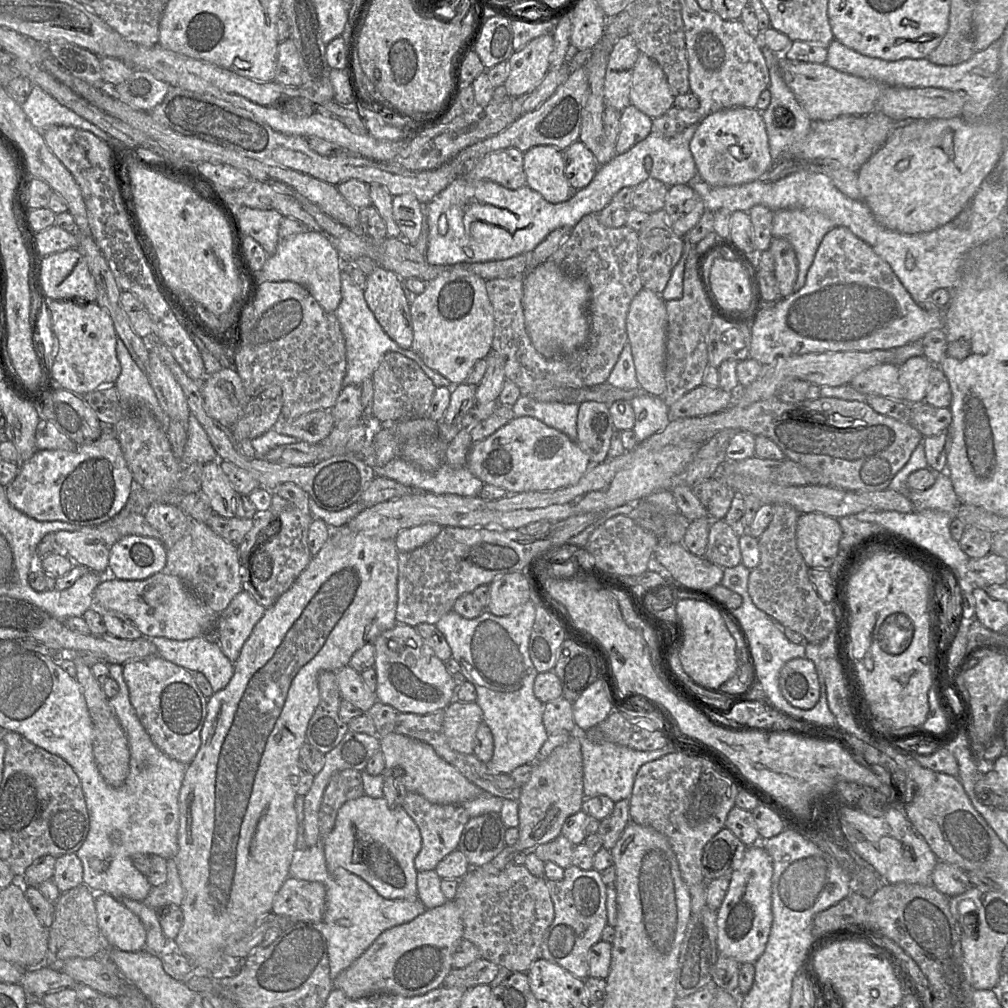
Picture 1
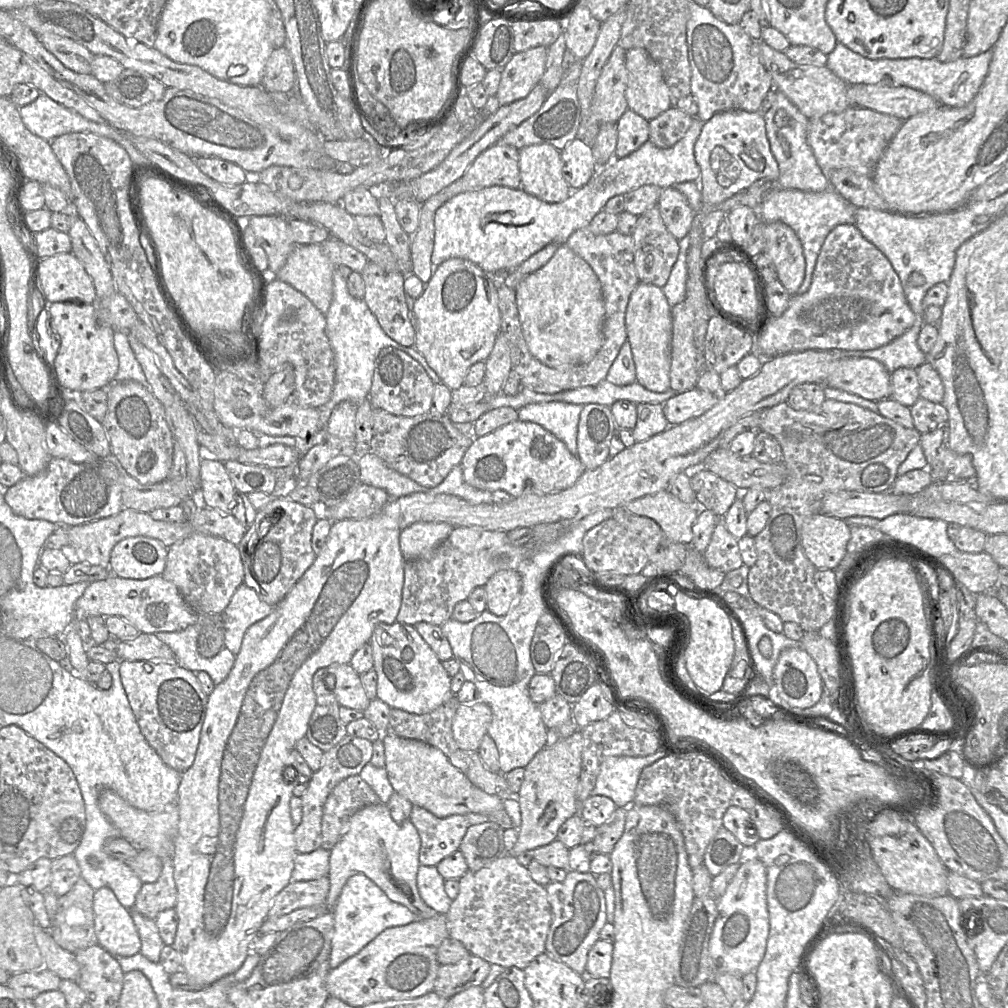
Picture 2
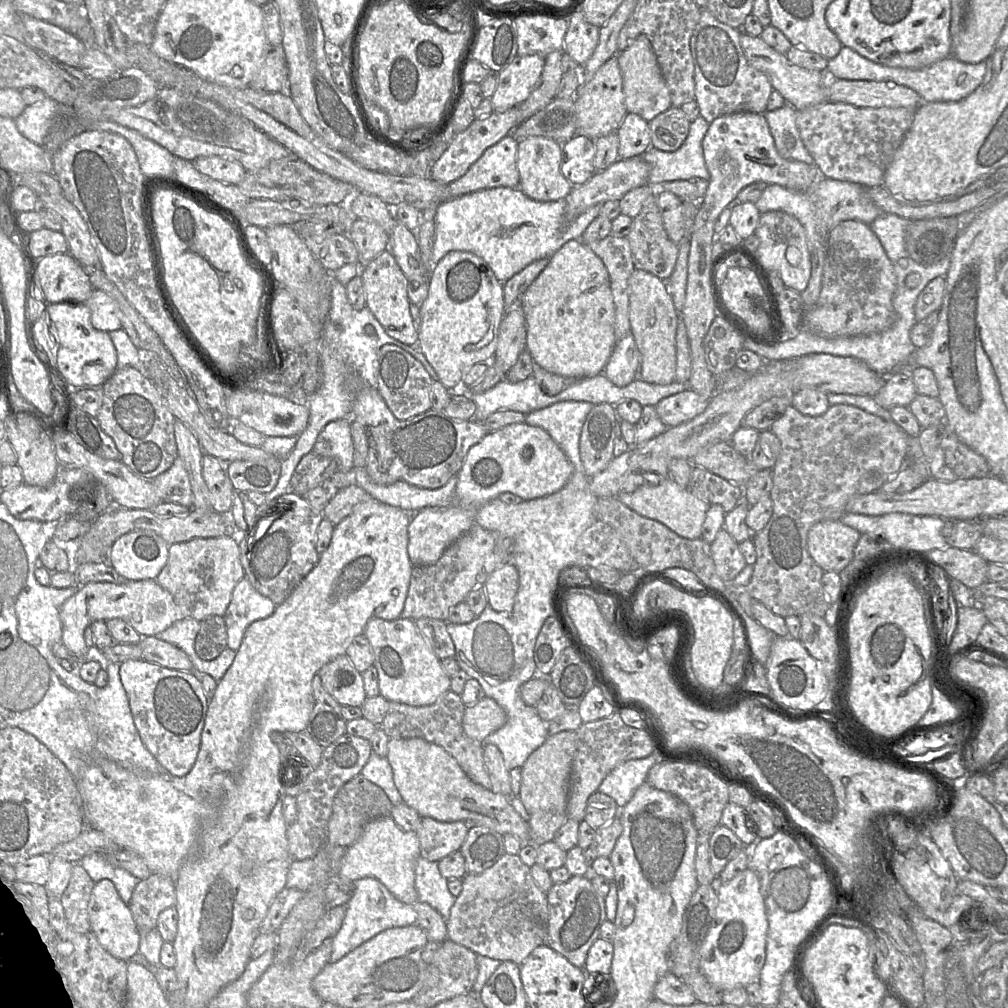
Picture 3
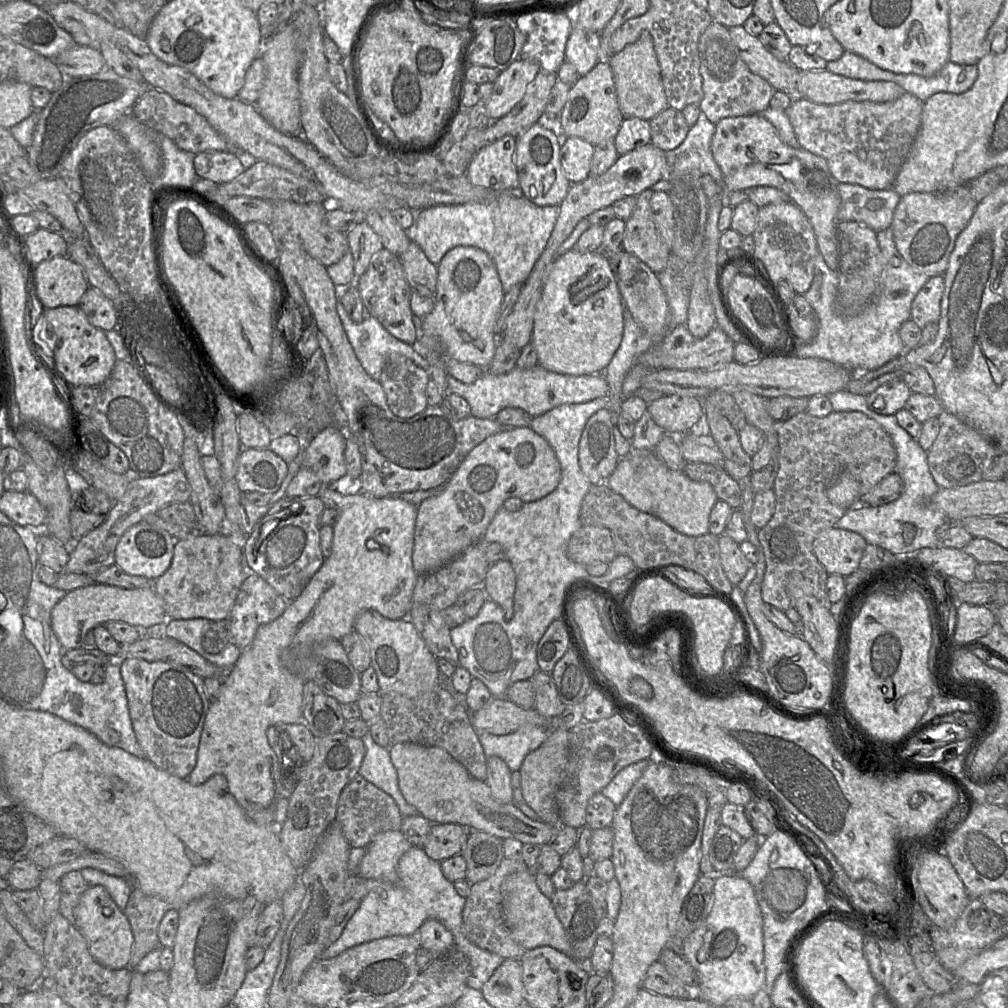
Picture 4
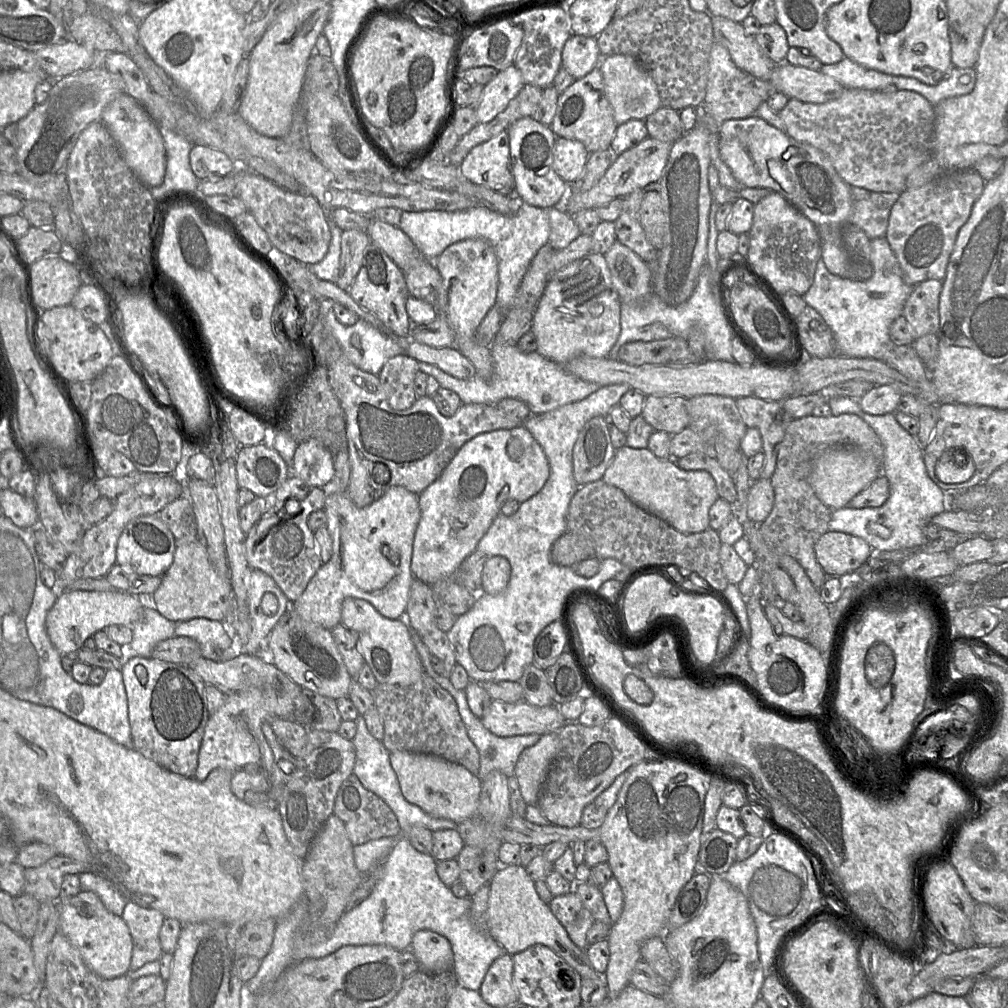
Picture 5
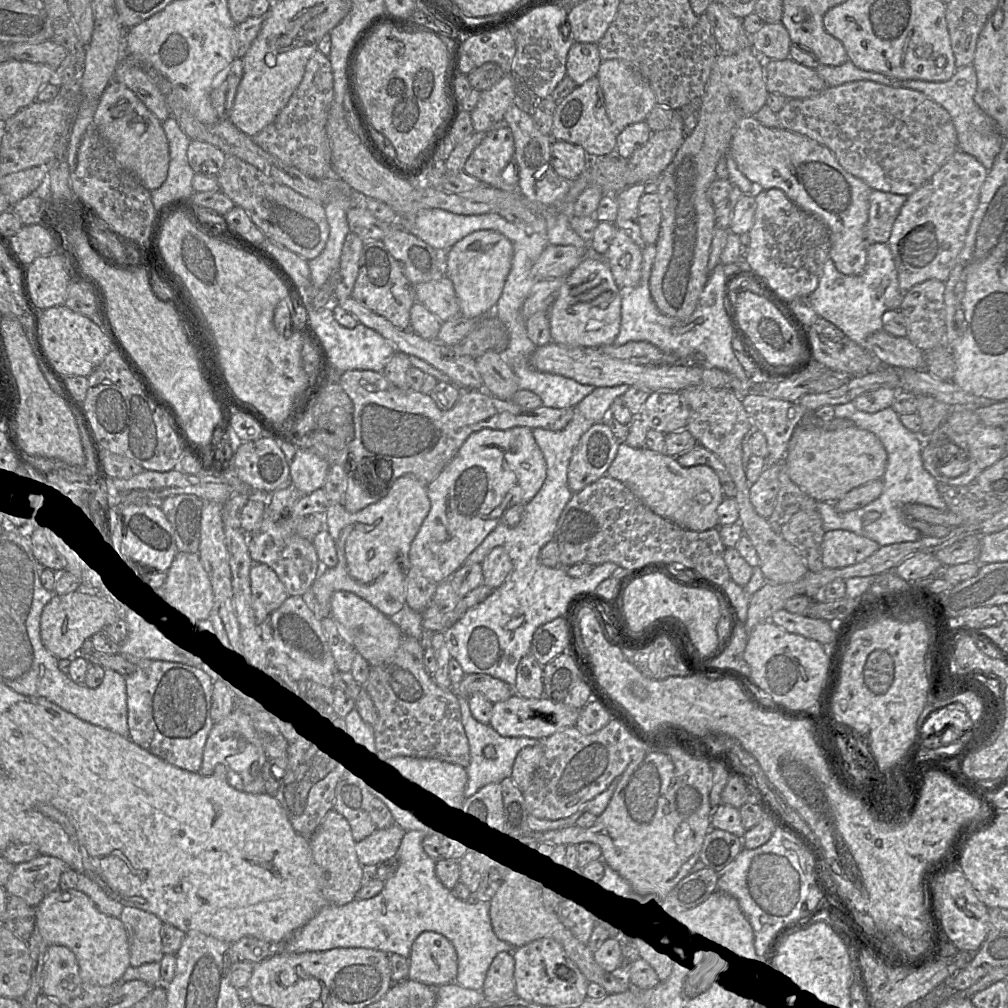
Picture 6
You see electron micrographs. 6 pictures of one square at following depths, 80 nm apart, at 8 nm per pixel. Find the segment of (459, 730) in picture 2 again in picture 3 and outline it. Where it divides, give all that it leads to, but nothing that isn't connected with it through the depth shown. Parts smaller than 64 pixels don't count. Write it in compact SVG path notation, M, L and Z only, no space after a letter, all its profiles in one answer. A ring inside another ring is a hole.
M485 697L477 704L466 707L462 727L468 737L482 742L503 727L506 721L505 710L494 699Z

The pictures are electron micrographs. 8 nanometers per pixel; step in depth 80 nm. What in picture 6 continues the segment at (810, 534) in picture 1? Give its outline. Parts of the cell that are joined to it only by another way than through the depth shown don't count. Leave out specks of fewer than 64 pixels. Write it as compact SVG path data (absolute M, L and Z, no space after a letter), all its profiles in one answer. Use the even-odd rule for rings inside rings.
M832 530L824 534L821 544L822 562L826 568L843 568L873 555L881 546L848 530Z

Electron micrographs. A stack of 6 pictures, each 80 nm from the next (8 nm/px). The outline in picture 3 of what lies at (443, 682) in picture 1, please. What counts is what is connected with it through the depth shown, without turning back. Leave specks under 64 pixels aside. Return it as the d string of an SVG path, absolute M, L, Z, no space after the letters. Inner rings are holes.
M373 617L365 627L364 636L372 647L373 666L378 672L379 695L389 702L428 706L450 690L451 677L444 671L441 660L419 632L414 621L407 618L387 621Z

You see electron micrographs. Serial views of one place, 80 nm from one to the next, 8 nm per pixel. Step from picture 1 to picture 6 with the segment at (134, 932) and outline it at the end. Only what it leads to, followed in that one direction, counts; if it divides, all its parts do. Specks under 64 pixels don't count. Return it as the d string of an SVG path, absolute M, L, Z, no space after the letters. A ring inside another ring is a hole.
M58 887L46 895L35 906L35 926L49 946L62 945L73 951L78 961L80 976L90 984L107 986L122 981L122 975L130 966L128 935L123 922L118 917L100 912L93 901L77 889L64 890Z

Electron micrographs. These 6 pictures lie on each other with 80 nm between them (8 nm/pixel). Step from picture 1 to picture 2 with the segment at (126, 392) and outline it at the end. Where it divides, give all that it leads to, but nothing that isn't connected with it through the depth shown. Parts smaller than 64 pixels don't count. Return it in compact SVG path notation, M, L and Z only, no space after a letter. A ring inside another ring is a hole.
M114 332L114 347L119 360L119 367L114 377L114 382L136 381L148 388L148 382L144 372L130 347L128 332Z

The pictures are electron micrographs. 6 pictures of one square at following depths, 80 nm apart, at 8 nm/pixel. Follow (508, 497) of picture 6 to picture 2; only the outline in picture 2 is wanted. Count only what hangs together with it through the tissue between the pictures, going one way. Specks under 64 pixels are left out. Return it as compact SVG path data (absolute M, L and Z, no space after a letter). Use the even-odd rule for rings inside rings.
M516 420L495 431L474 438L462 459L463 477L466 483L490 492L504 490L513 498L525 493L554 494L573 486L578 478L586 471L577 455L573 455L564 442L541 425L533 422ZM417 522L400 533L400 550L406 561L430 559L455 527L446 522Z

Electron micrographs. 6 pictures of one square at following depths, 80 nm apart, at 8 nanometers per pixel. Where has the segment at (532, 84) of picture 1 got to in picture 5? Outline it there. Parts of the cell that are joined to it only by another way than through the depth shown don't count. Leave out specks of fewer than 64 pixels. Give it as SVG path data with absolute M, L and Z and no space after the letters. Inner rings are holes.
M514 64L499 71L497 76L484 86L480 105L476 109L478 122L492 121L507 108L524 85L522 73Z

